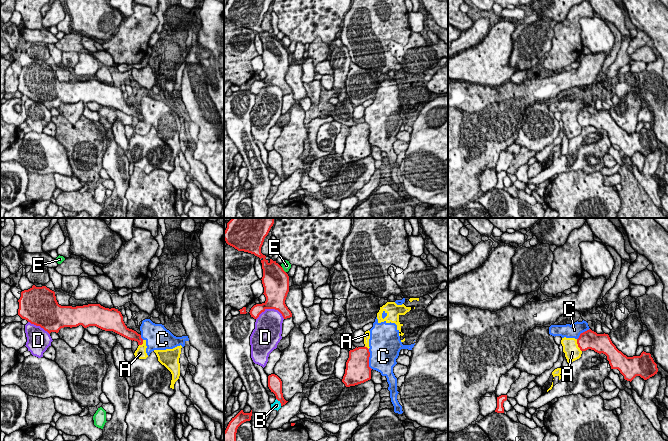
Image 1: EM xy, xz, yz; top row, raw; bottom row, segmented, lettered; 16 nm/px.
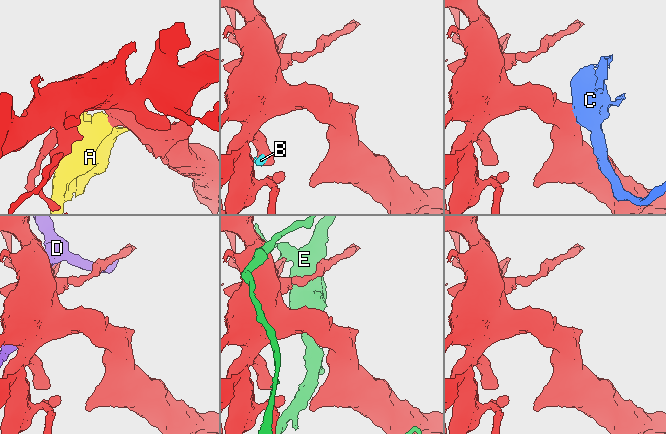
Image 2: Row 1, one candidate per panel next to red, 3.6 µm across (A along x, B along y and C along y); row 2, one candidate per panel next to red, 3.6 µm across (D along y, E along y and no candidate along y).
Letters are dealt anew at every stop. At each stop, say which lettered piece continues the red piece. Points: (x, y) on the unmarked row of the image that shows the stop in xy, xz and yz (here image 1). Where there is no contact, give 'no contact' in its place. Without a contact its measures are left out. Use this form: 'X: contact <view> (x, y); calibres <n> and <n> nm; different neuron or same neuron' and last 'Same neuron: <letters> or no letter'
A: contact yz (578, 121); calibres 300 and 260 nm; different neuron
B: contact xz (280, 178); calibres 190 and 140 nm; different neuron
C: contact xz (368, 135); calibres 380 and 440 nm; different neuron
D: contact xz (270, 84); calibres 340 and 420 nm; different neuron
E: contact xz (283, 46); calibres 440 and 140 nm; different neuron
Same neuron: no letter

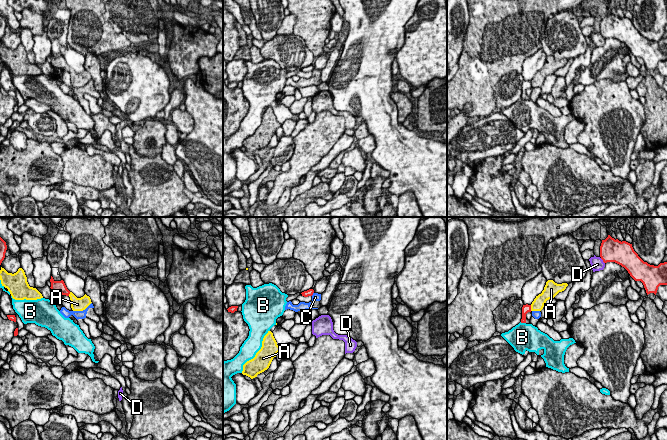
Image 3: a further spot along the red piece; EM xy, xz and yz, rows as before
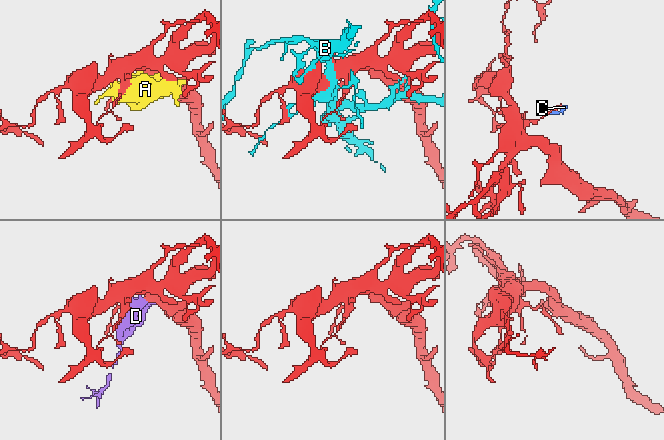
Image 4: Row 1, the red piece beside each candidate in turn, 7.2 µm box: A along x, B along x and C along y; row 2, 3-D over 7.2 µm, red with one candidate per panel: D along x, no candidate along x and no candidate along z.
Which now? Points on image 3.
A: contact yz (530, 84); calibres 130 and 190 nm; different neuron
B: contact yz (523, 98); calibres 130 and 440 nm; different neuron
C: contact xz (312, 70); calibres 100 and 130 nm; different neuron
D: contact yz (603, 37); calibres 380 and 220 nm; different neuron
Same neuron: no letter

